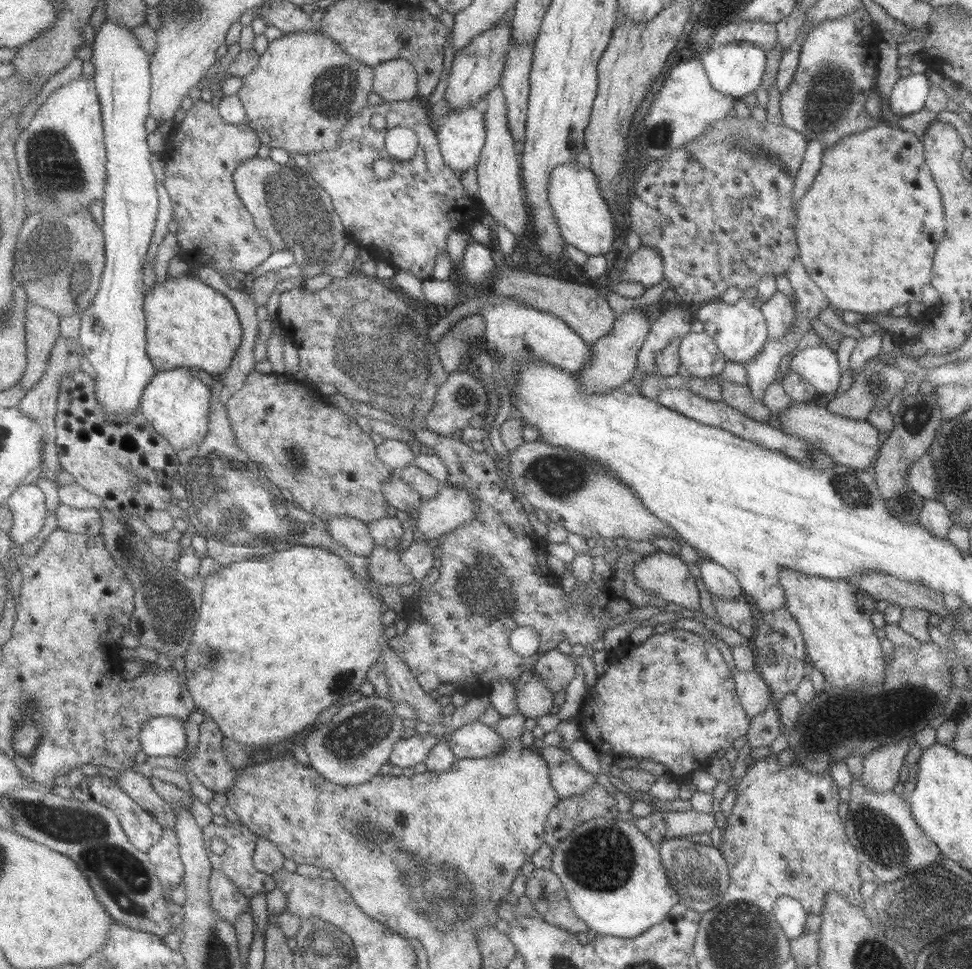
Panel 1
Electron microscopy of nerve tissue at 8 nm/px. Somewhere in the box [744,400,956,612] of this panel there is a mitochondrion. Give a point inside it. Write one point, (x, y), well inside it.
(853, 492)

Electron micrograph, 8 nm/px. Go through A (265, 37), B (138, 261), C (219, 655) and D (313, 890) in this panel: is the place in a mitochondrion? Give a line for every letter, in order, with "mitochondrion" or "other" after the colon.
A: other
B: other
C: mitochondrion
D: other

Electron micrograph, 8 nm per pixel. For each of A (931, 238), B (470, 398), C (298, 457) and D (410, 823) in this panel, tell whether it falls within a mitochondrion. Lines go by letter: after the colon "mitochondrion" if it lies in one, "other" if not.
A: other
B: mitochondrion
C: mitochondrion
D: other

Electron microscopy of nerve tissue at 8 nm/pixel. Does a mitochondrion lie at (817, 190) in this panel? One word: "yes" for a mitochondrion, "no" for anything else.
no

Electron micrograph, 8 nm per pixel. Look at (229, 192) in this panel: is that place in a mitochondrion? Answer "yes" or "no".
no

